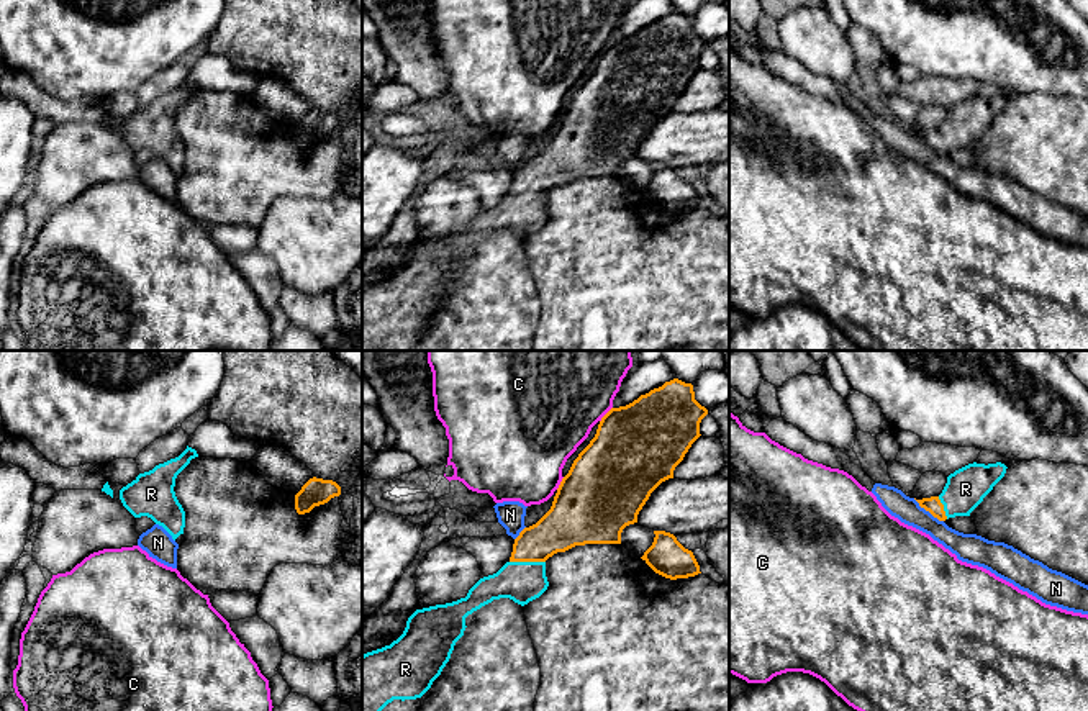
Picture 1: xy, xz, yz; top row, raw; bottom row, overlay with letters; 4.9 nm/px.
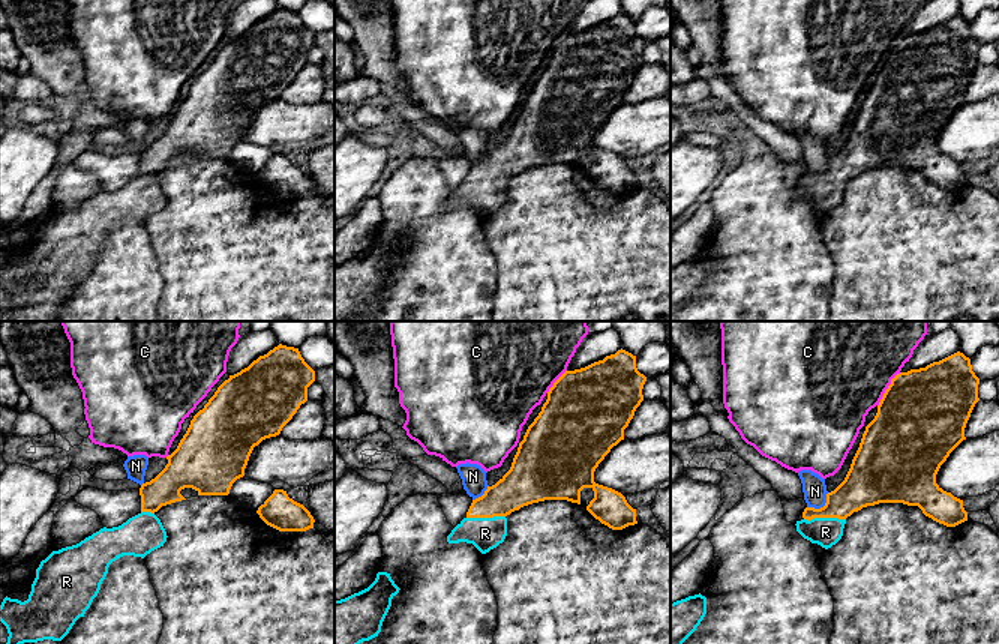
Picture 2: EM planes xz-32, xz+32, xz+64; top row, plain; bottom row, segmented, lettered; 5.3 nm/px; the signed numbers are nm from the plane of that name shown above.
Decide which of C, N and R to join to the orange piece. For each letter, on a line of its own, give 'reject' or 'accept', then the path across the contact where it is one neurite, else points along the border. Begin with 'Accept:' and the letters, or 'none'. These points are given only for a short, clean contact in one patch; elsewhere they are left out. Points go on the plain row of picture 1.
Accept: R
C: reject
N: reject
R: accept; runs through xz (564, 159), (528, 194), (521, 215)

